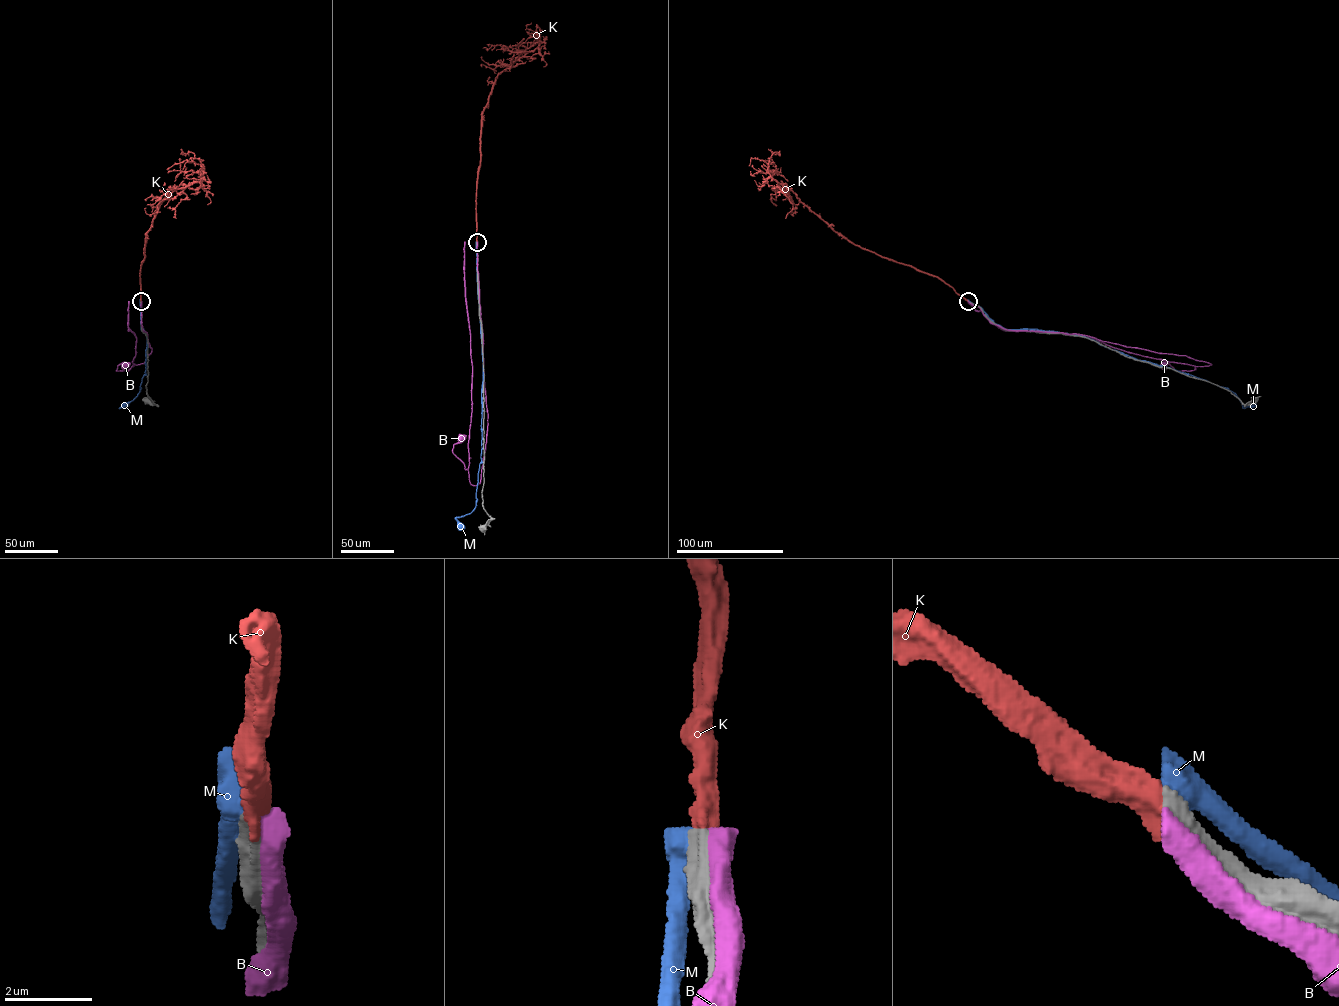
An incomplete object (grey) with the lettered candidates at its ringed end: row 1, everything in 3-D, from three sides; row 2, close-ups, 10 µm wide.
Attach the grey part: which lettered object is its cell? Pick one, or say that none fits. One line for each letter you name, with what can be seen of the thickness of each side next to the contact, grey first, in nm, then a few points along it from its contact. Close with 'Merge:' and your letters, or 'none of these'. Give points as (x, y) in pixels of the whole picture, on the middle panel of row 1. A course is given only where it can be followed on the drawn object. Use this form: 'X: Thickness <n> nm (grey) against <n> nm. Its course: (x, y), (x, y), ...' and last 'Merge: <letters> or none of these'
K: Thickness 600 nm (grey) against 550 nm. Its course: (476, 241), (481, 113), (496, 77), (533, 51), (538, 43), (520, 43), (503, 52)
Merge: K

